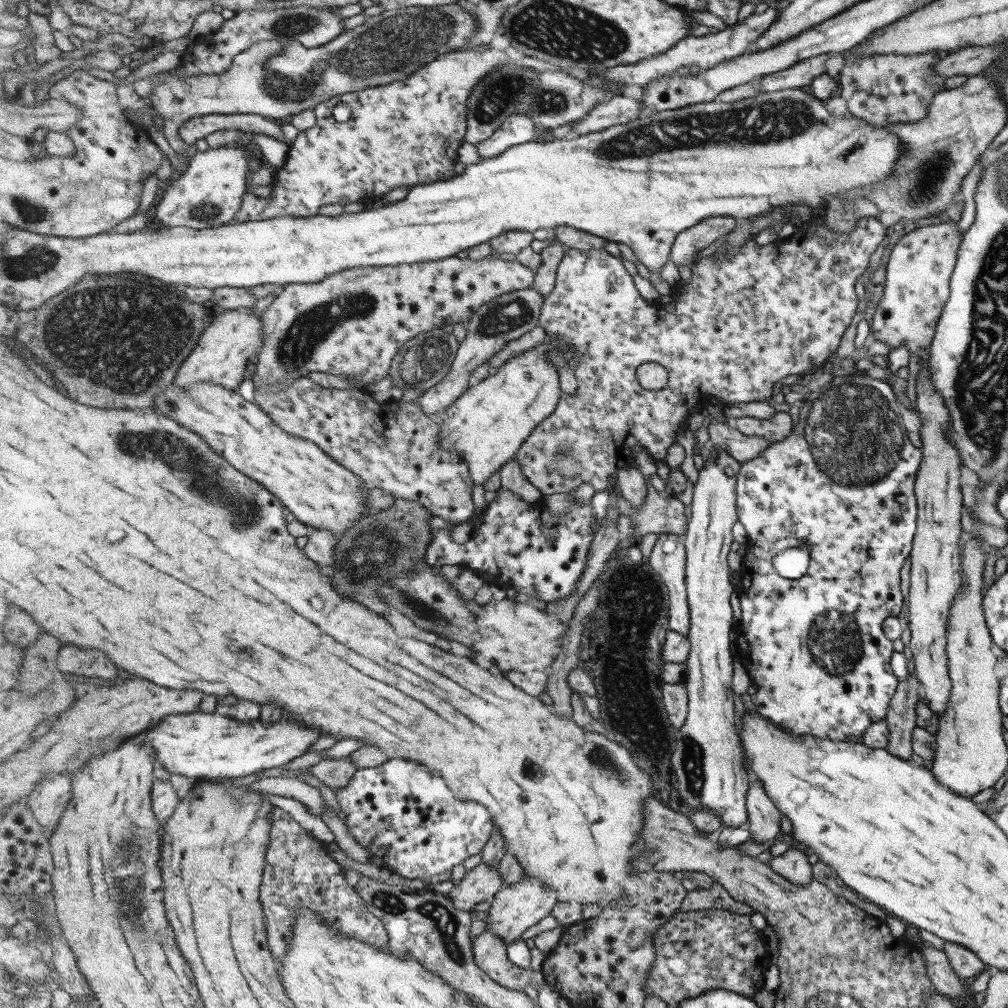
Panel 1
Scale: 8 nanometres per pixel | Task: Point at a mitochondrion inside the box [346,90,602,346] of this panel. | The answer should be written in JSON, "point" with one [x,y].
{"point":[504,319]}

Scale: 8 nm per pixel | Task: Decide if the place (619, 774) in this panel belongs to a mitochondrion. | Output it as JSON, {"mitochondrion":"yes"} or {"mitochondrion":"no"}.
{"mitochondrion":"yes"}

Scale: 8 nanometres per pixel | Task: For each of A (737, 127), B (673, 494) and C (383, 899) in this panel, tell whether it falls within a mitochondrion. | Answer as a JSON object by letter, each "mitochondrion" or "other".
{"A":"mitochondrion","B":"other","C":"mitochondrion"}

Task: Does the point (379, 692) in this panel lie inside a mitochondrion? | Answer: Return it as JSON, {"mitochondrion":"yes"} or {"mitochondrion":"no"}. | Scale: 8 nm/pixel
{"mitochondrion":"no"}

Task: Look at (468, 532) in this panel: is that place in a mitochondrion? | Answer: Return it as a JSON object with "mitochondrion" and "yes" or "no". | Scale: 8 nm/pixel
{"mitochondrion":"no"}

